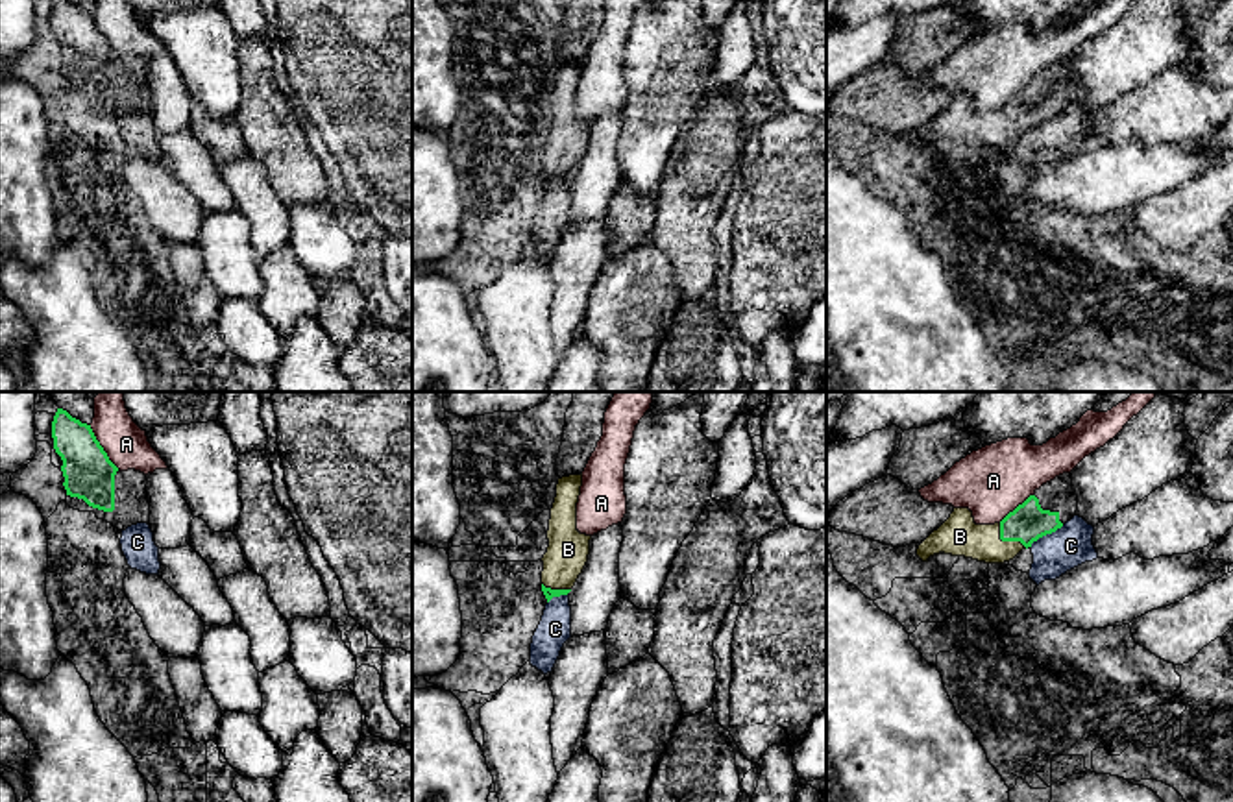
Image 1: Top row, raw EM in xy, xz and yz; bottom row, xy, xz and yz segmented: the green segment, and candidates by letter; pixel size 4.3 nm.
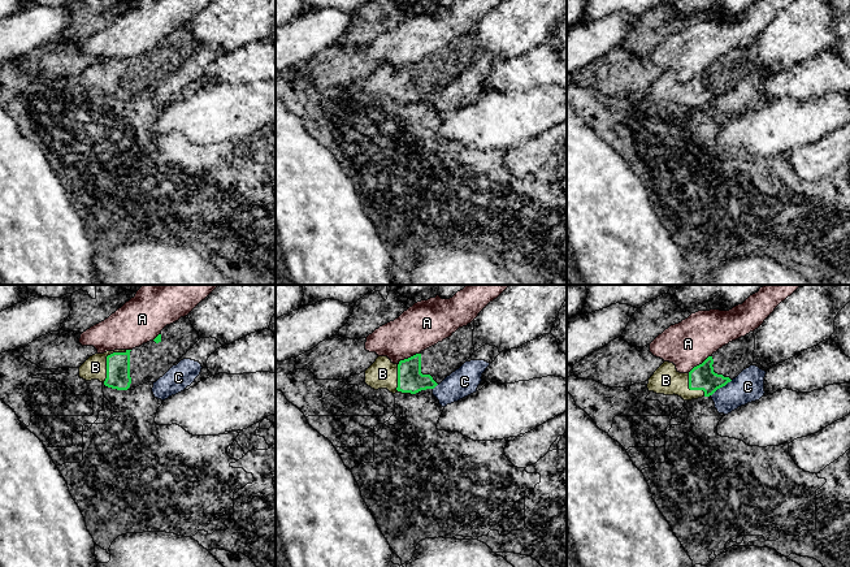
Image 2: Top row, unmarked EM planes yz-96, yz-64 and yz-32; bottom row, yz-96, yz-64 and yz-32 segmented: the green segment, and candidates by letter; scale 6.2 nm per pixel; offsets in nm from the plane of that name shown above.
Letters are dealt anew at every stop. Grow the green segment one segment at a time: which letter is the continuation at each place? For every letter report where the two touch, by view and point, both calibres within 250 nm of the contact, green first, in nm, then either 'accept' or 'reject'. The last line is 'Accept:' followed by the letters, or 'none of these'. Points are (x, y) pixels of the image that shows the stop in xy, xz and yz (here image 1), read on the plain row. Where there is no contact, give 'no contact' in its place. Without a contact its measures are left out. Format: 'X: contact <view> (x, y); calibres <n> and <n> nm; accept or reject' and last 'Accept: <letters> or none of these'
A: contact xy (102, 34); calibres 220 and 190 nm; reject
B: contact yz (1006, 126); calibres 170 and 180 nm; accept
C: contact yz (1045, 121); calibres 170 and 190 nm; reject
Accept: B

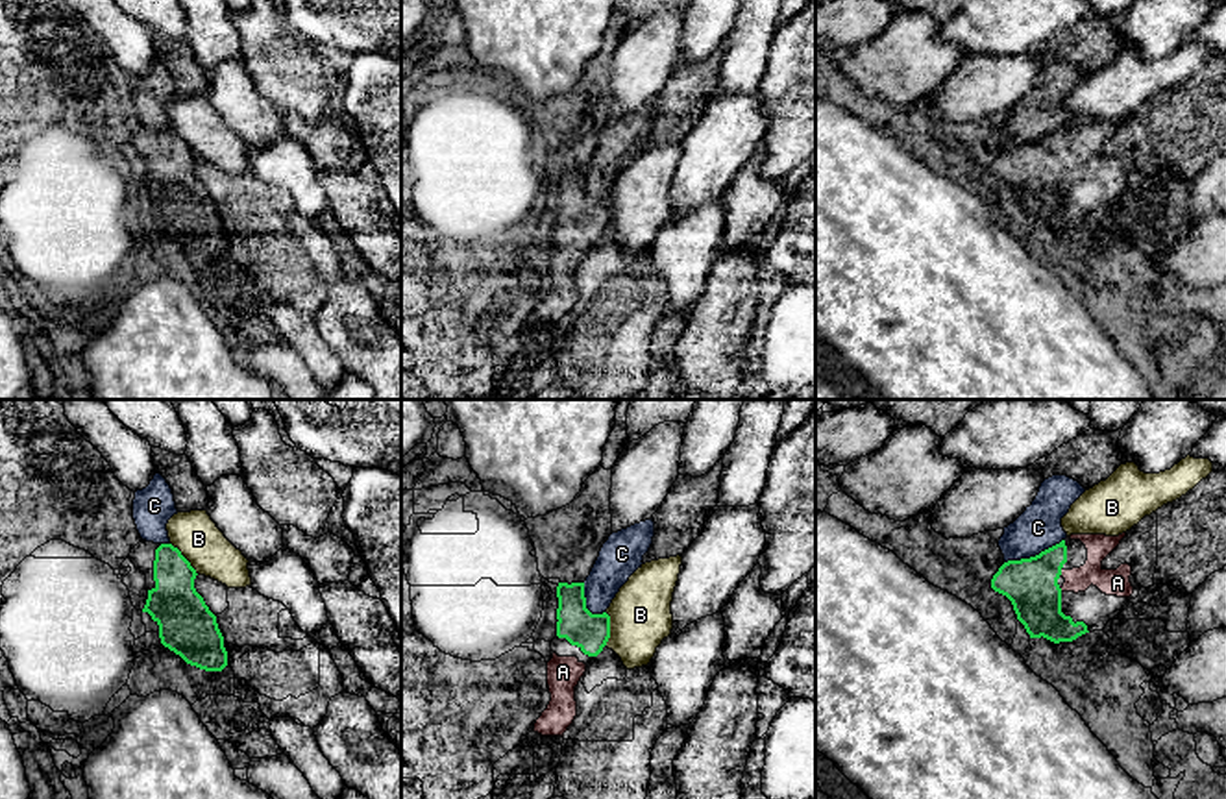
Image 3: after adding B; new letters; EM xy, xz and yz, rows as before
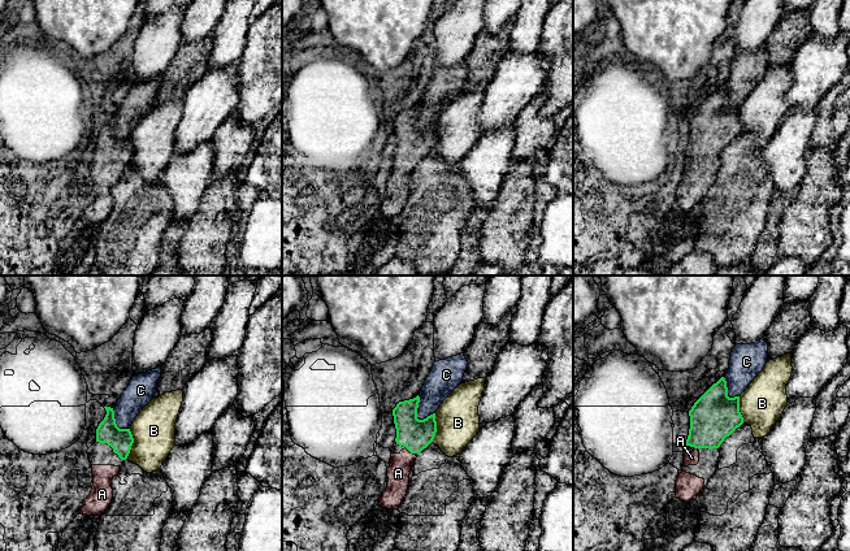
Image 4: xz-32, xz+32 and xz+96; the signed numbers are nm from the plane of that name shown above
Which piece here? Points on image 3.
A: contact yz (1060, 158); calibres 220 and 110 nm; accept
B: contact xy (185, 145); calibres 220 and 200 nm; reject
C: contact yz (1036, 141); calibres 220 and 190 nm; reject
Accept: A

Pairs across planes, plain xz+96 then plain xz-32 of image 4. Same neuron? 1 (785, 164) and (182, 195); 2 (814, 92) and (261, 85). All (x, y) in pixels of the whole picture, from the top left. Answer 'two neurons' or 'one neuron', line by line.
1: one neuron
2: two neurons

